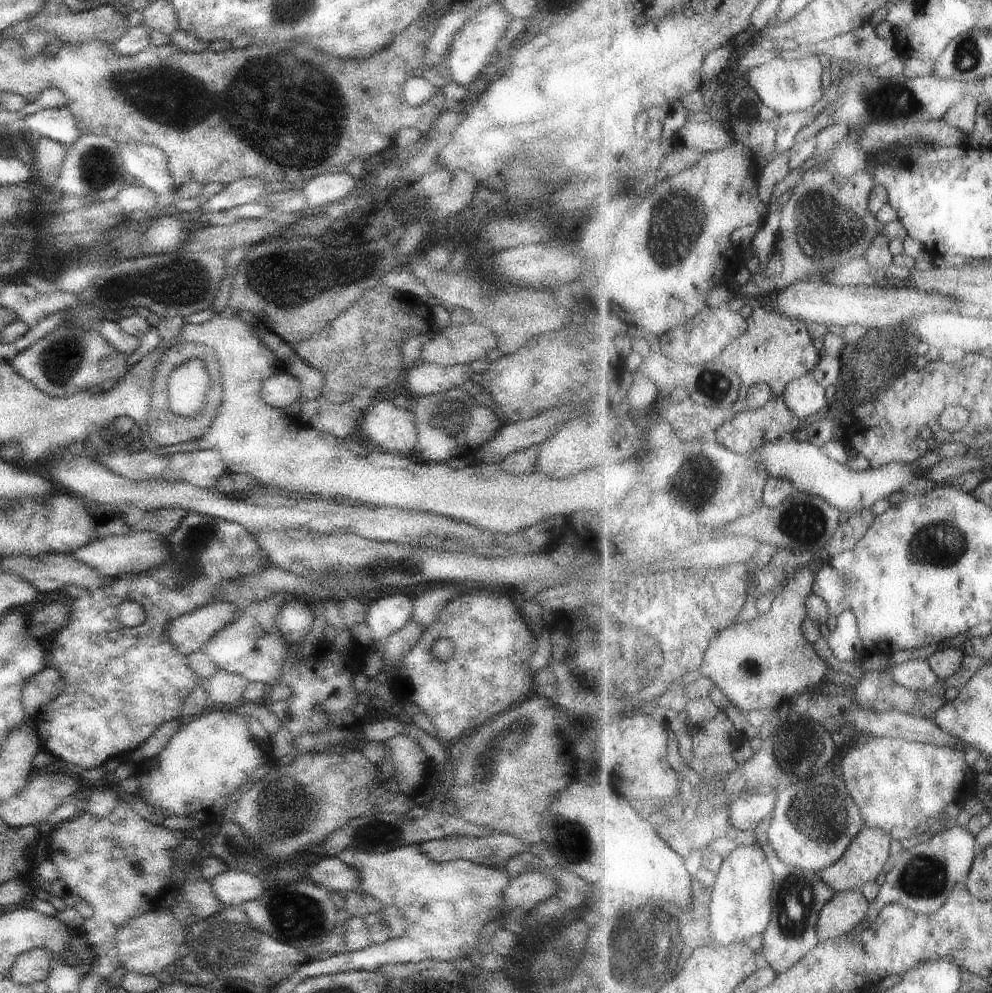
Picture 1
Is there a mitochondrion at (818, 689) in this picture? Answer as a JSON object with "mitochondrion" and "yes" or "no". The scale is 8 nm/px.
{"mitochondrion":"no"}

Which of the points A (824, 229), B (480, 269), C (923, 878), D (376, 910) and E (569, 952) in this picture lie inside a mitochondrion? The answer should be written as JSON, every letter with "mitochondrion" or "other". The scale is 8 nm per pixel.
{"A":"mitochondrion","B":"other","C":"mitochondrion","D":"other","E":"mitochondrion"}

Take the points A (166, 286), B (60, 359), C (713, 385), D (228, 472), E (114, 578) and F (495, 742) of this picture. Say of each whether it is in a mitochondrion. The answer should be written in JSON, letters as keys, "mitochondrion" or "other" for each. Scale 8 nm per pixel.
{"A":"mitochondrion","B":"mitochondrion","C":"mitochondrion","D":"other","E":"other","F":"mitochondrion"}

